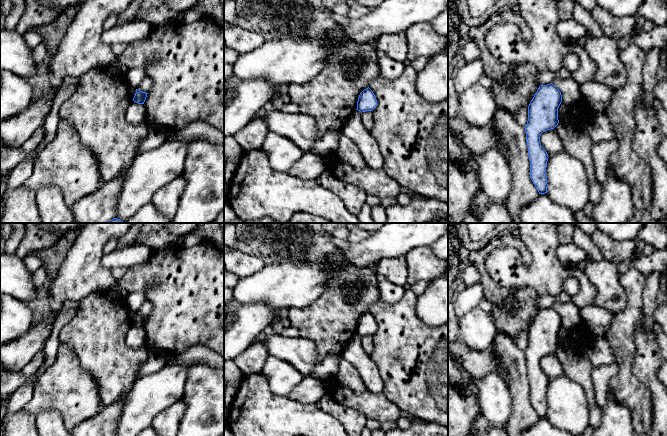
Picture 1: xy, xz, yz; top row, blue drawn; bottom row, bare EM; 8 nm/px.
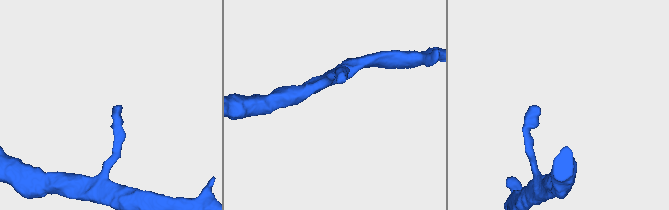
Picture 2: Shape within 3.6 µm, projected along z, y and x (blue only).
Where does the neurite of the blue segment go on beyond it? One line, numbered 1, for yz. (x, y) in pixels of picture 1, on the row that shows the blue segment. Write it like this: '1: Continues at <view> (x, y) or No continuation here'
1: No continuation here

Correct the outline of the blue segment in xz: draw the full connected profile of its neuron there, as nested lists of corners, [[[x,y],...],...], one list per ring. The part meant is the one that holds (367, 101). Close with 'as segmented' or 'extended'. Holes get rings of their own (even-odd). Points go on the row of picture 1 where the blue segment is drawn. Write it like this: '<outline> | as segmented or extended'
[[[368,87],[364,89],[357,101],[357,109],[358,111],[366,112],[366,111],[373,111],[377,106],[377,100],[373,93],[373,91]]] | as segmented

